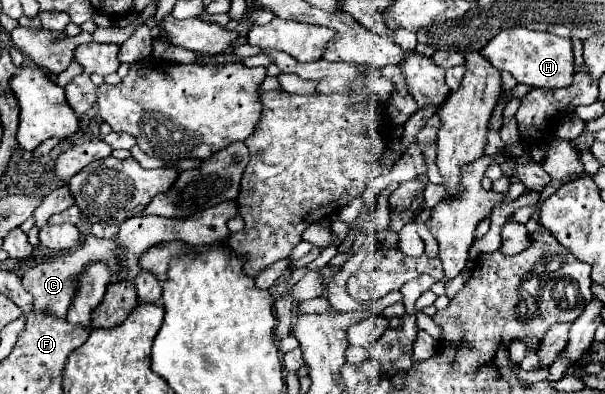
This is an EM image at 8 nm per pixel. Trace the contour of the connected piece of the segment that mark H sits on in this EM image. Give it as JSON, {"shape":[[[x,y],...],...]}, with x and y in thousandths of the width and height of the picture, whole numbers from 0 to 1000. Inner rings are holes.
{"shape":[[[869,71],[830,76],[797,122],[797,142],[803,142],[817,173],[843,183],[860,213],[879,223],[929,223],[942,218],[949,198],[949,137],[942,96],[926,96],[906,81],[879,81]]]}

